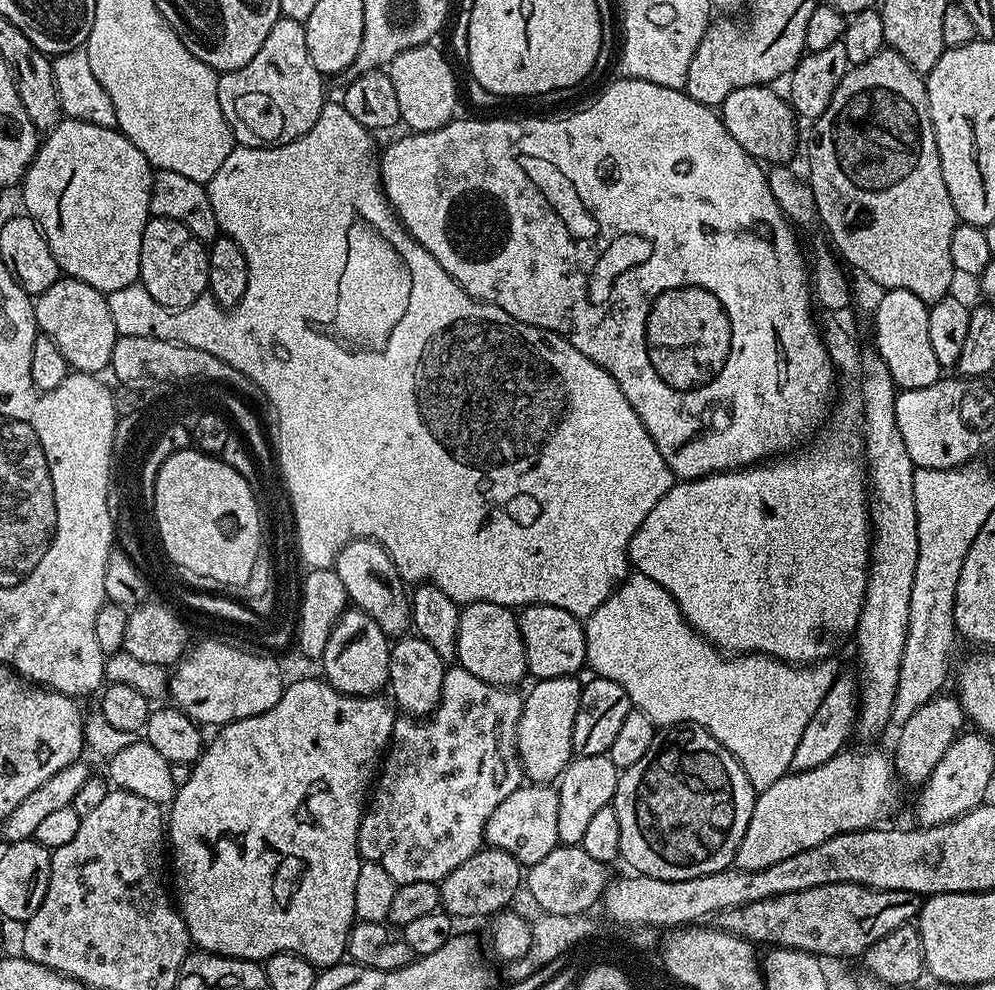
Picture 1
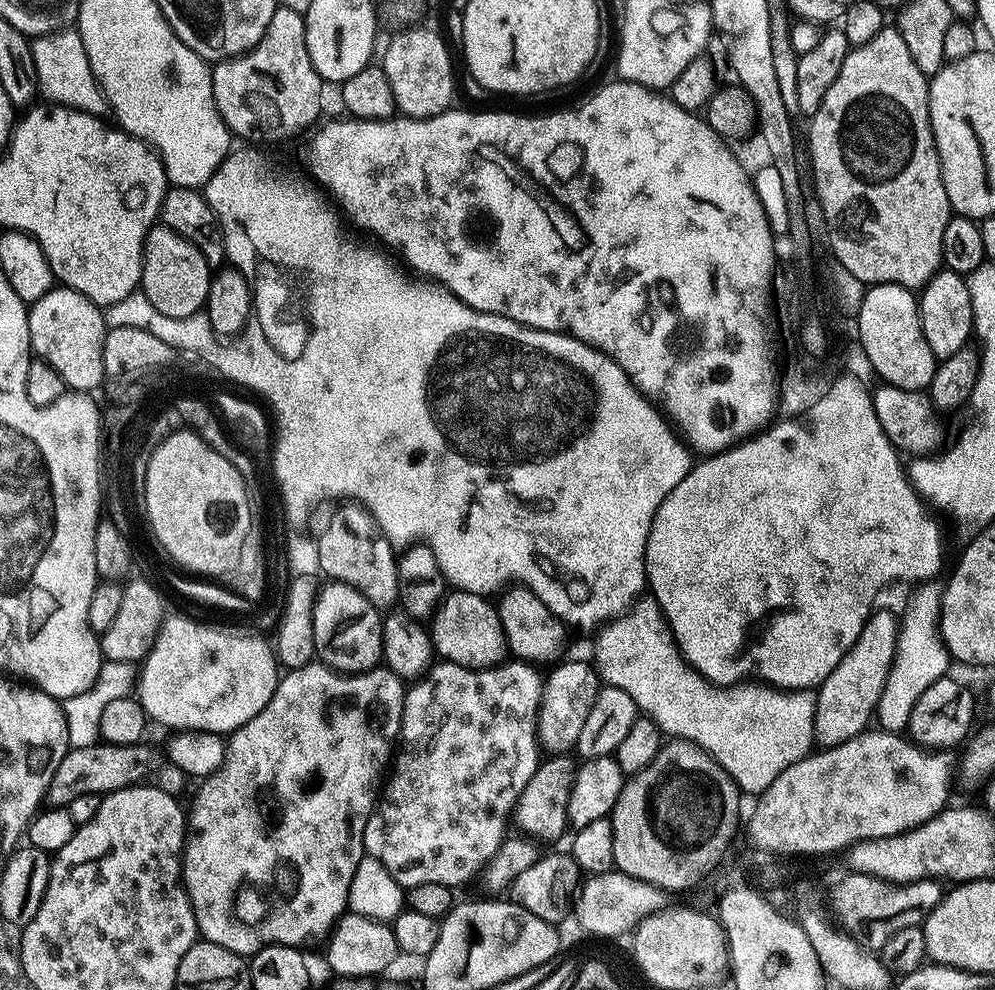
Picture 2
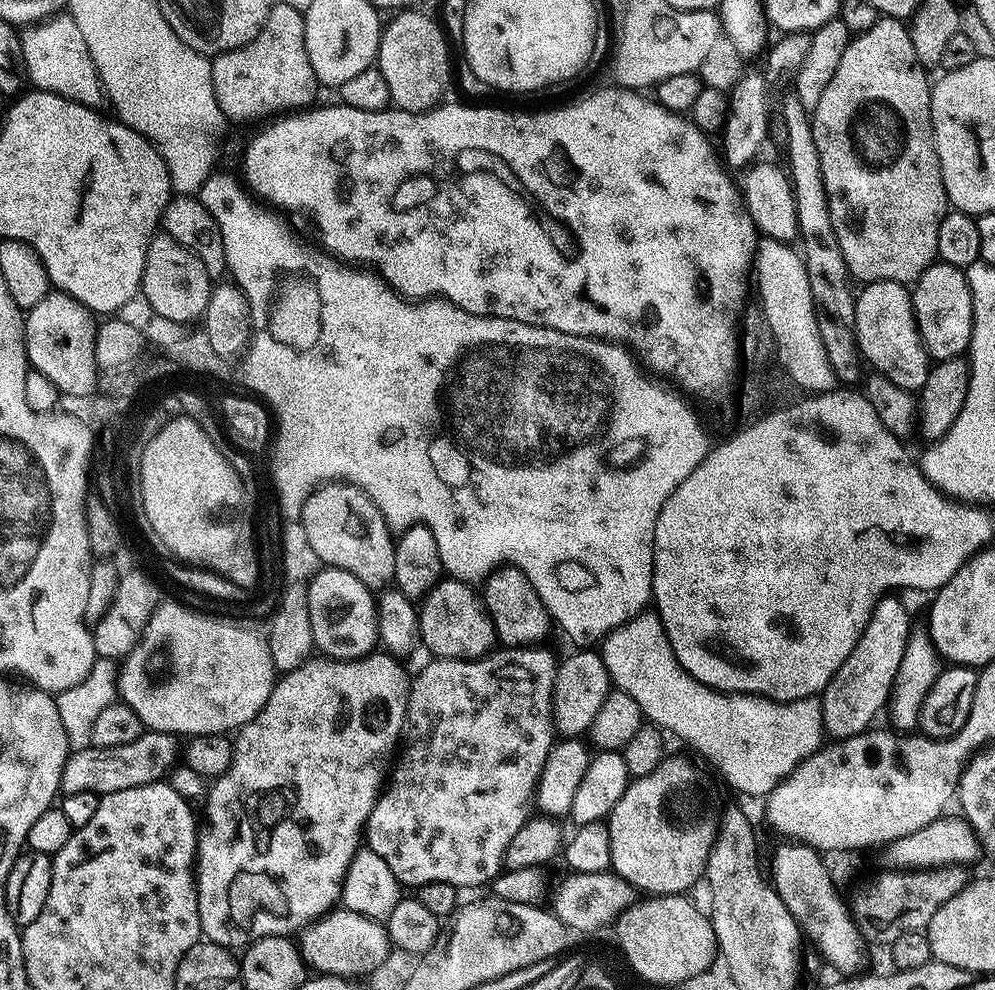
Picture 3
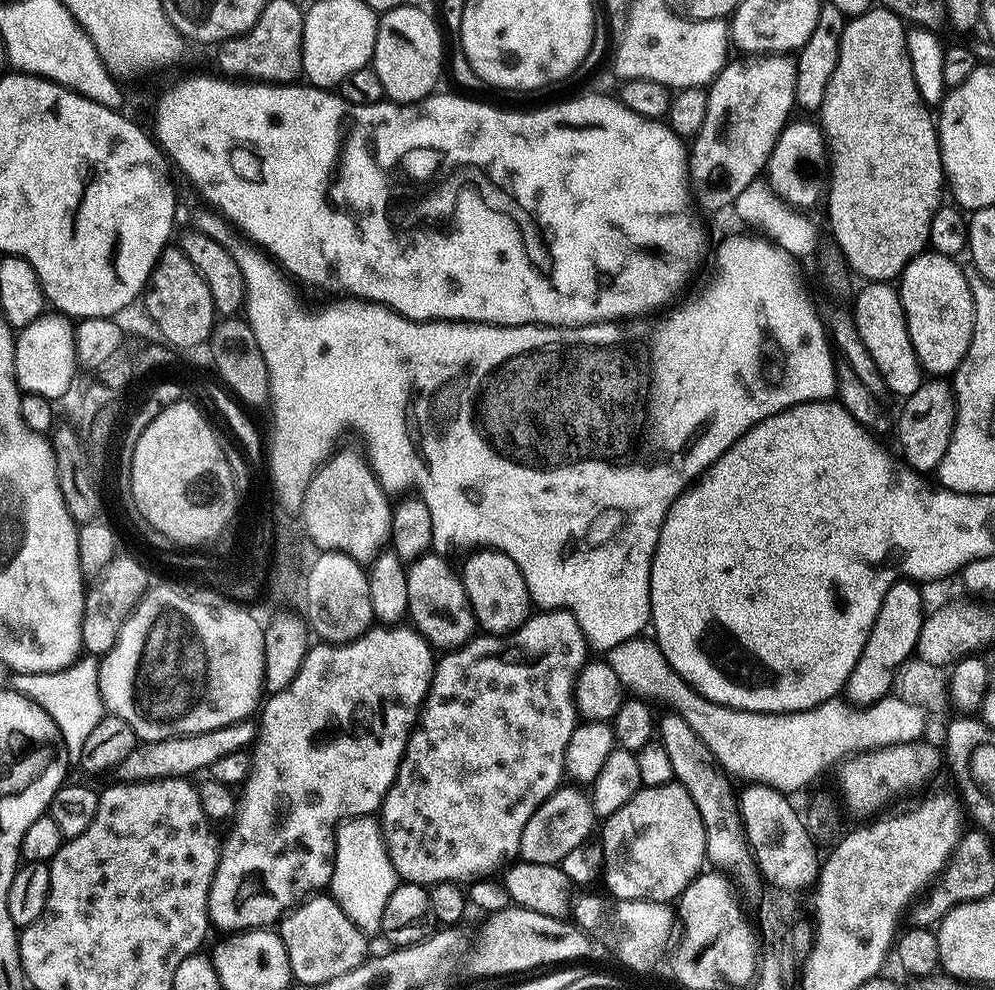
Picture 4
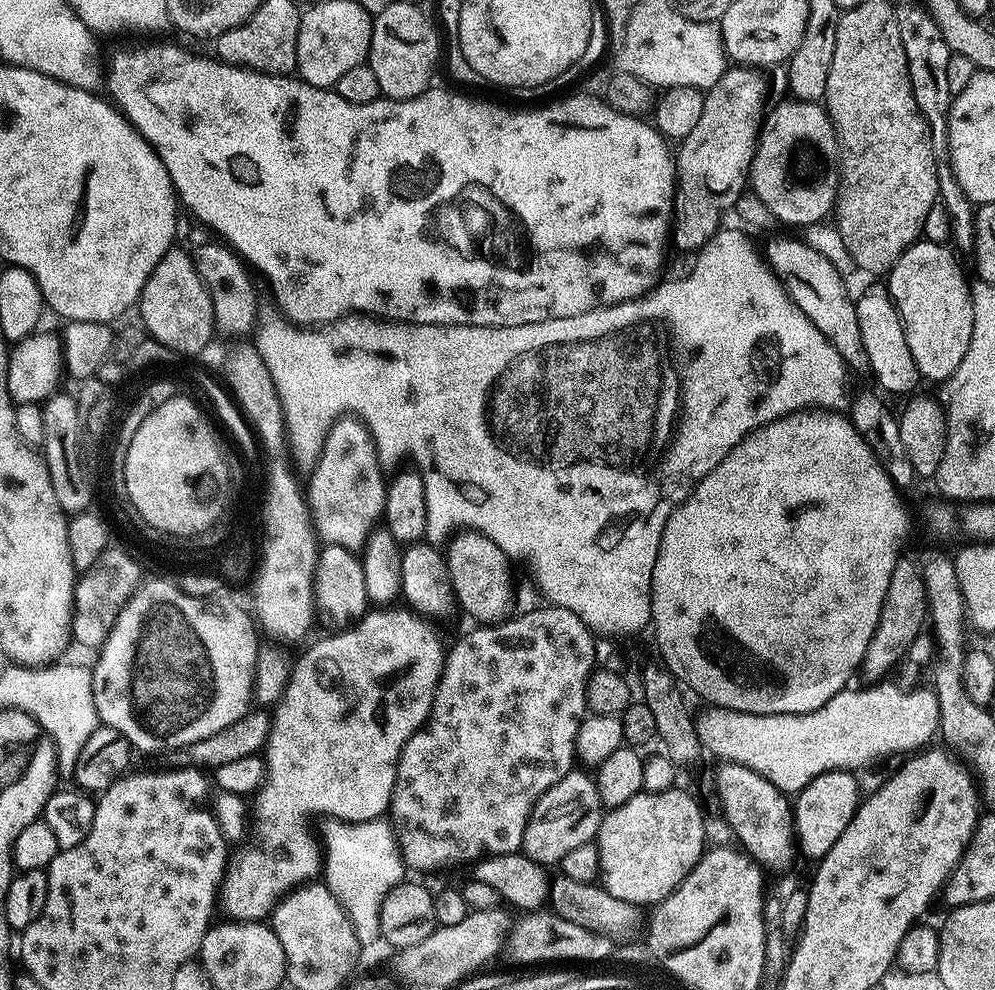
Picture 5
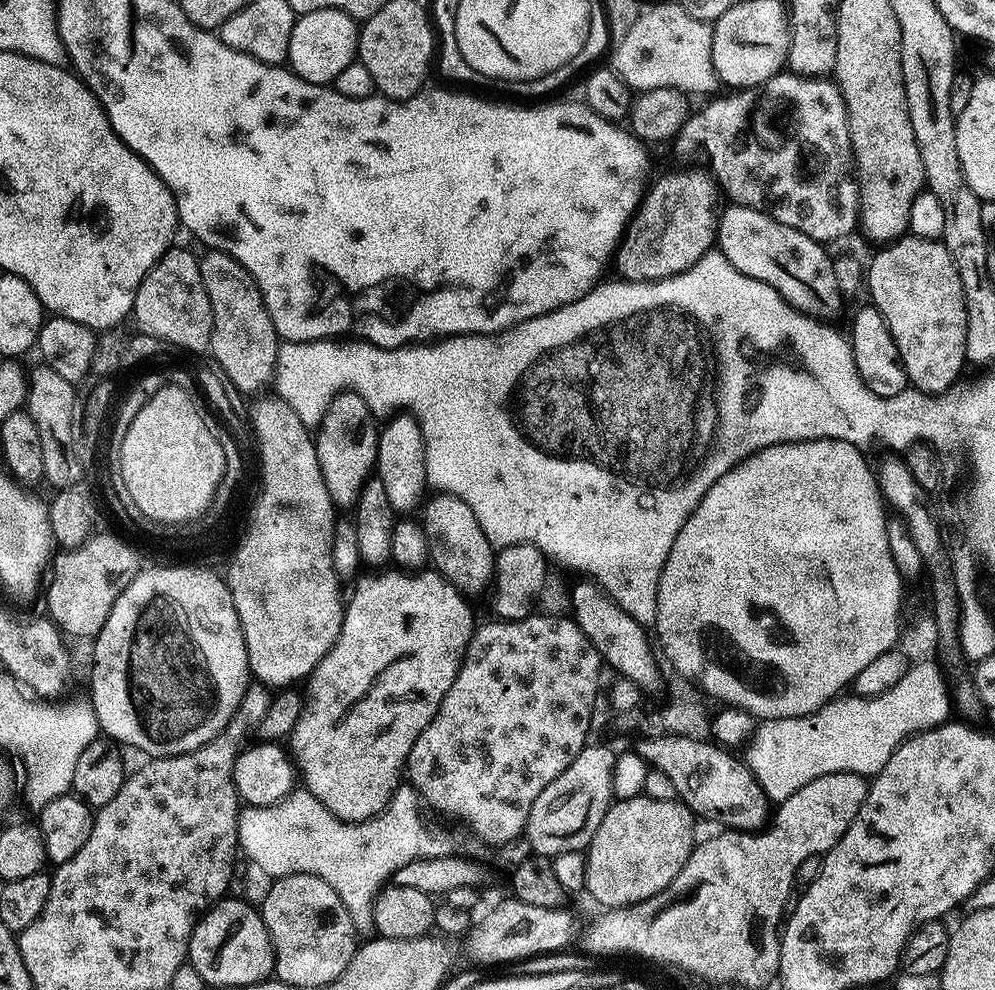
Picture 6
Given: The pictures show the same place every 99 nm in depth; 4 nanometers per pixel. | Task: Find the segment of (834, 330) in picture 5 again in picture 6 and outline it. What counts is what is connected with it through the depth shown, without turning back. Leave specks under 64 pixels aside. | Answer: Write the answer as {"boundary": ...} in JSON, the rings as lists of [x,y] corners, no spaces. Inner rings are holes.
{"boundary":[[[732,204],[721,211],[716,226],[716,244],[722,255],[729,260],[742,274],[750,278],[758,278],[766,282],[792,308],[797,308],[805,316],[811,316],[821,322],[832,322],[840,312],[844,300],[840,297],[842,285],[836,277],[836,266],[833,257],[824,253],[825,245],[819,240],[802,234],[802,230],[794,230],[794,226],[786,226],[764,212],[747,208],[745,204]]]}

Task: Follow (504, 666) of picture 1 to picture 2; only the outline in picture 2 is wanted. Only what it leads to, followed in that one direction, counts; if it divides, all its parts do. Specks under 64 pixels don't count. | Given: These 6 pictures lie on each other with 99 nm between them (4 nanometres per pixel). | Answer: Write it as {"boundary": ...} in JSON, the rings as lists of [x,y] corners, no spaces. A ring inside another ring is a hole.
{"boundary":[[[449,591],[431,619],[430,635],[435,655],[449,664],[467,668],[495,668],[496,665],[505,663],[509,655],[497,605],[478,594]]]}

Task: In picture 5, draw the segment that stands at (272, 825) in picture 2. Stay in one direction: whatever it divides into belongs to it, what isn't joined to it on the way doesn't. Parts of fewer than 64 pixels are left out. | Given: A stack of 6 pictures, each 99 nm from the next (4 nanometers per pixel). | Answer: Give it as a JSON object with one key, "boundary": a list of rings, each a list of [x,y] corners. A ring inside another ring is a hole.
{"boundary":[[[376,606],[364,613],[355,624],[347,630],[336,630],[333,636],[328,636],[325,640],[317,642],[313,648],[308,648],[300,656],[297,664],[293,663],[290,668],[288,685],[284,691],[284,697],[279,704],[275,705],[272,730],[268,735],[266,745],[266,766],[268,769],[268,779],[264,787],[261,787],[258,795],[255,797],[256,808],[254,804],[254,816],[264,824],[277,824],[284,833],[280,836],[280,841],[276,844],[276,853],[272,852],[240,852],[231,857],[228,861],[228,871],[224,873],[224,883],[220,889],[218,897],[219,903],[224,904],[228,911],[227,915],[235,920],[259,920],[271,917],[272,909],[276,907],[276,901],[287,895],[293,888],[303,886],[309,882],[315,881],[322,872],[322,848],[316,840],[303,828],[296,824],[300,816],[308,816],[311,812],[317,812],[320,818],[331,818],[334,820],[343,820],[349,824],[357,824],[363,820],[375,820],[383,817],[389,811],[392,803],[392,791],[396,781],[396,763],[400,760],[402,750],[406,742],[419,732],[425,724],[428,723],[428,715],[434,702],[436,687],[440,681],[440,675],[444,669],[444,658],[446,655],[446,644],[440,641],[440,636],[436,633],[436,628],[421,613],[413,610],[411,607],[396,608],[397,606]]]}

